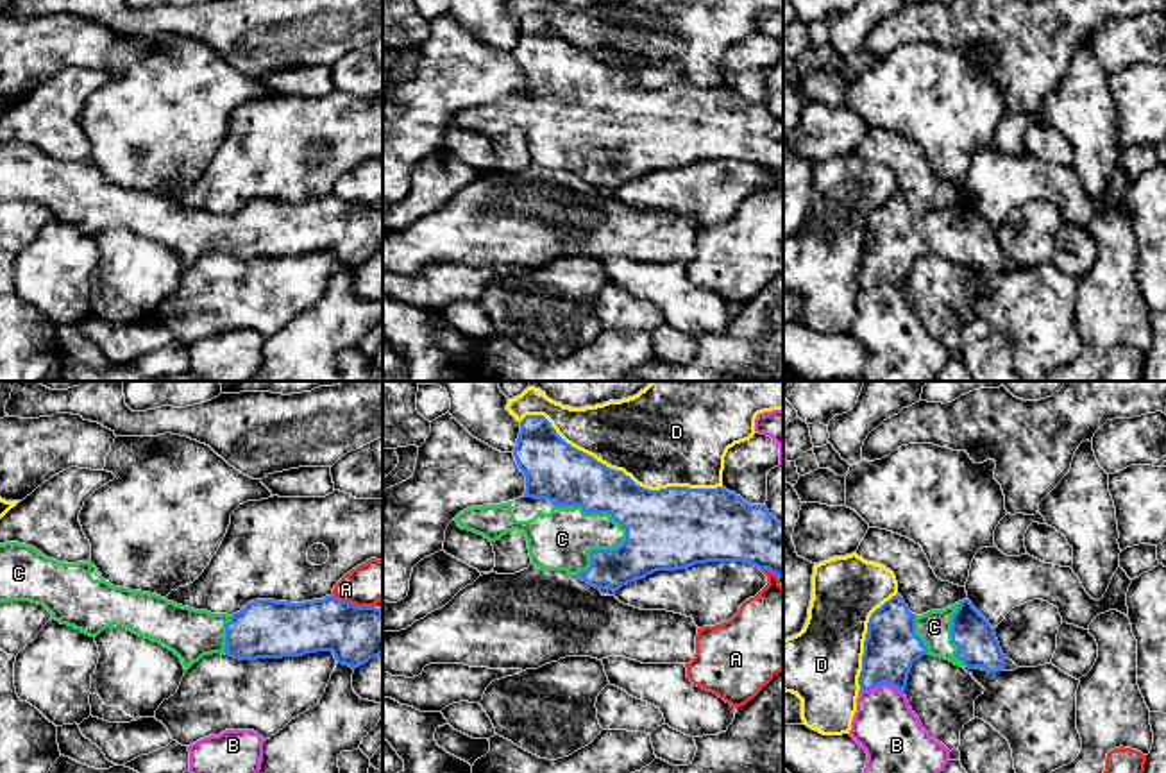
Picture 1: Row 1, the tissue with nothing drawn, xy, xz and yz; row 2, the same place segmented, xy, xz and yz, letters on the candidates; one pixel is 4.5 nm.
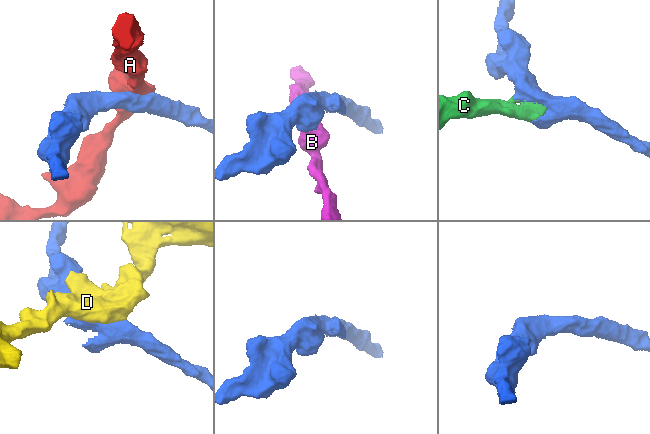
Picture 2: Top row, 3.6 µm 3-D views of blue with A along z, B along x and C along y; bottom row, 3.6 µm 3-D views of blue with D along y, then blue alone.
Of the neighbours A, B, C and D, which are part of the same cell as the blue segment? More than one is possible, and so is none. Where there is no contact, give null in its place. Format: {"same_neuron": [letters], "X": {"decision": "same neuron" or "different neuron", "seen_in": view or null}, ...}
{"same_neuron": ["C"], "A": {"decision": "different neuron", "seen_in": "xy"}, "B": {"decision": "different neuron", "seen_in": "yz"}, "C": {"decision": "same neuron", "seen_in": "xz"}, "D": {"decision": "different neuron", "seen_in": "xz"}}

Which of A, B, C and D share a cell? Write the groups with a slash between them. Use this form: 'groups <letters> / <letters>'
groups A / B / C / D

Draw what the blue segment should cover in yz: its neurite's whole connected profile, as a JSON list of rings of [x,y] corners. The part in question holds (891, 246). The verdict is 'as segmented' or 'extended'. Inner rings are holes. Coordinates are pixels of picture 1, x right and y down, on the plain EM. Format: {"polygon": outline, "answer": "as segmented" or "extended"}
{"polygon": [[[896,193],[869,217],[860,290],[889,283],[905,292],[910,267],[923,254],[989,272],[1005,268],[994,227],[969,199],[916,215]]], "answer": "extended"}

